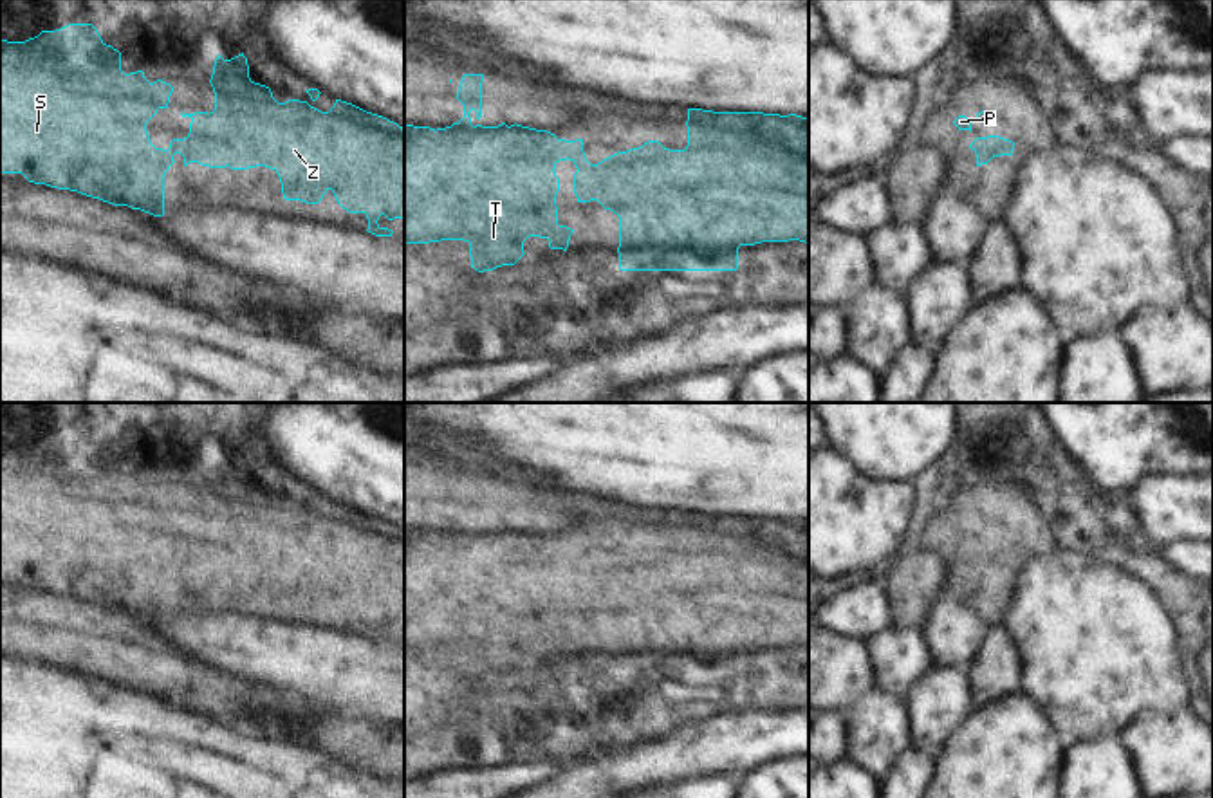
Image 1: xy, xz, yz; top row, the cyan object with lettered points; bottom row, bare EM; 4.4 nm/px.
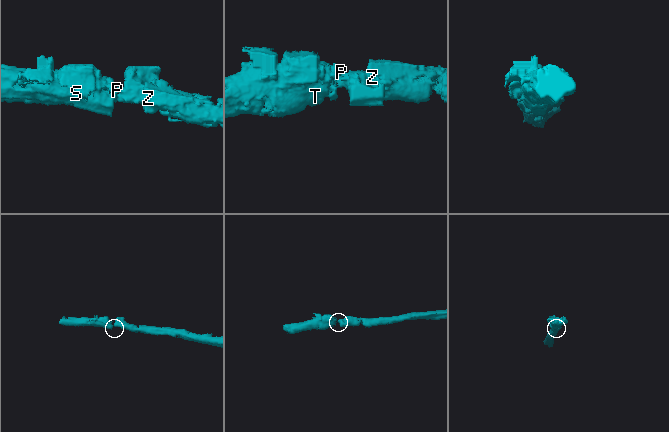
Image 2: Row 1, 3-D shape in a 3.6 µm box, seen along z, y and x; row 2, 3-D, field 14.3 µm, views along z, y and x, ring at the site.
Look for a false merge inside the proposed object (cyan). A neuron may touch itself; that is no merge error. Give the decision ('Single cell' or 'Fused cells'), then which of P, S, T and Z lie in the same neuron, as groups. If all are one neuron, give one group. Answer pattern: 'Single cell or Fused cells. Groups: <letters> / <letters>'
Single cell. Groups: P S T Z

